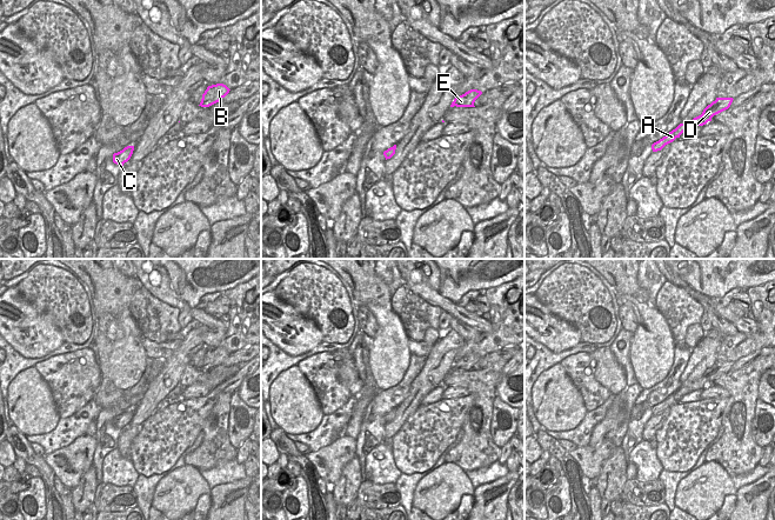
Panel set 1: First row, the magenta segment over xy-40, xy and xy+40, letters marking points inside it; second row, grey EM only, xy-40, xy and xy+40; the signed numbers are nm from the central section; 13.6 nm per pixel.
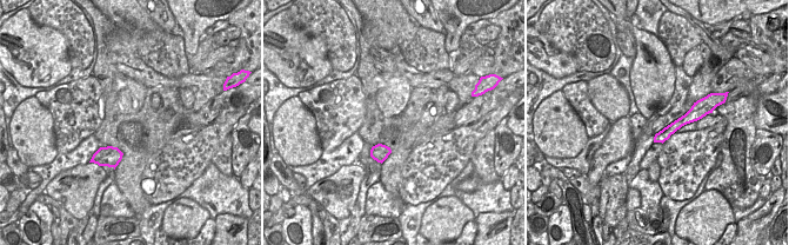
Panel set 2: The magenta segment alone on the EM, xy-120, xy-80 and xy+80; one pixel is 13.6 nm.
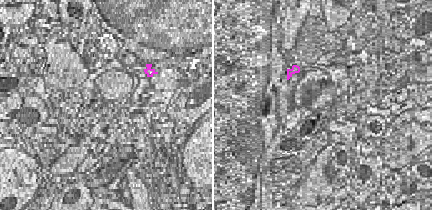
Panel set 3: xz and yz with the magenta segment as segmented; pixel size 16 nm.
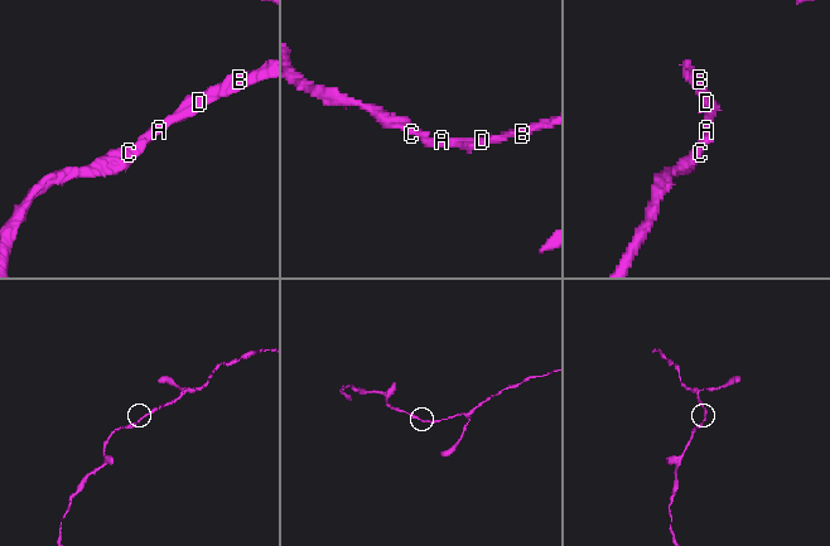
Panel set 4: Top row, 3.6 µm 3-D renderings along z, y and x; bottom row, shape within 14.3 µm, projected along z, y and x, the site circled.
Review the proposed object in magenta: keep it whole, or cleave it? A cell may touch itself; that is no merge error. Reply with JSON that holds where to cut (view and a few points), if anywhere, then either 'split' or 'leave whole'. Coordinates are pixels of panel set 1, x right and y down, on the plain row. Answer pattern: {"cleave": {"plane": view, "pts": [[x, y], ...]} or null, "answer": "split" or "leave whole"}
{"cleave": null, "answer": "leave whole"}

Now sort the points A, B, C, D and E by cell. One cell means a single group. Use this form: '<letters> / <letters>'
A B C D E

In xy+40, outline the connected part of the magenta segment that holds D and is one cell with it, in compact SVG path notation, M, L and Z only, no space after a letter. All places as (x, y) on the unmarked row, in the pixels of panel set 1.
M716 361L715 365L713 365L710 368L708 368L701 379L694 381L693 384L680 387L675 393L669 395L666 400L660 402L659 405L654 406L652 408L653 415L661 414L666 408L673 406L676 401L680 401L680 399L697 389L703 389L708 385L711 385L711 381L726 373L728 373L733 366L733 361Z

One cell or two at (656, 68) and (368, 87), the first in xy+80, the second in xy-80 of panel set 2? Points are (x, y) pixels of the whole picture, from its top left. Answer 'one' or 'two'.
two

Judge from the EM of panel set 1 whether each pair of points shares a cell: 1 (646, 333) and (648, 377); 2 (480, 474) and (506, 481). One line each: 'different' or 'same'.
1: same
2: different

